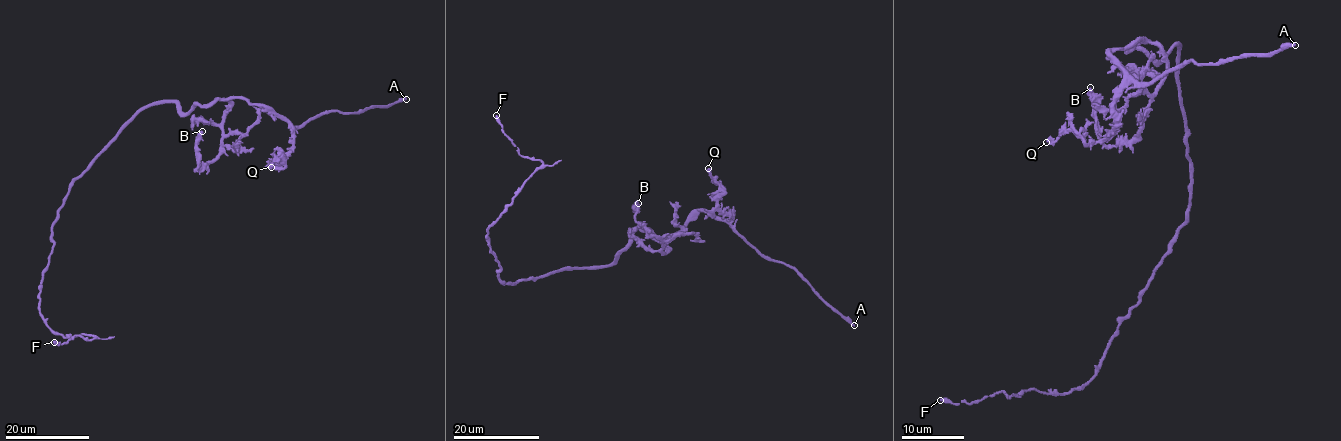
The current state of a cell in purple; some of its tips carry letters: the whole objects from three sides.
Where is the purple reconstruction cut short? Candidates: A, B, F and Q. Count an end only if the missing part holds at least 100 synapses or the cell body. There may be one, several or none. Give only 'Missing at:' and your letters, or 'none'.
Missing at: A

